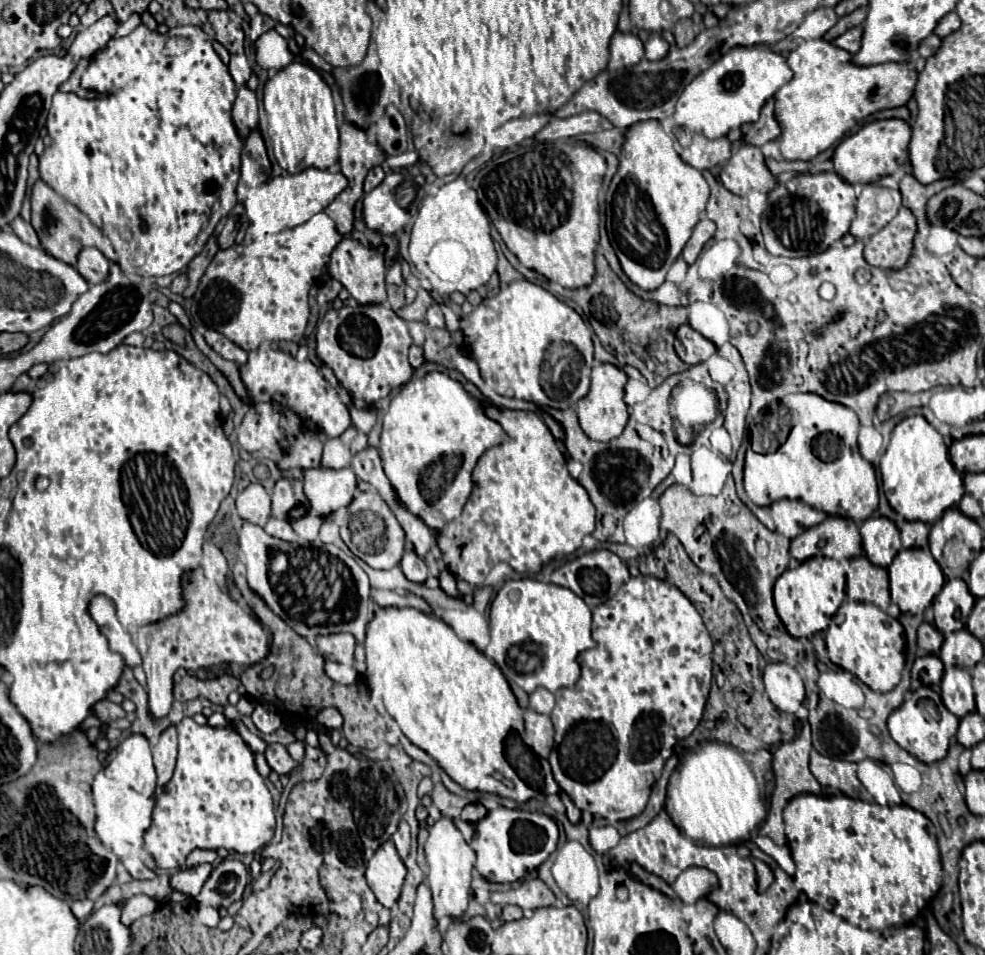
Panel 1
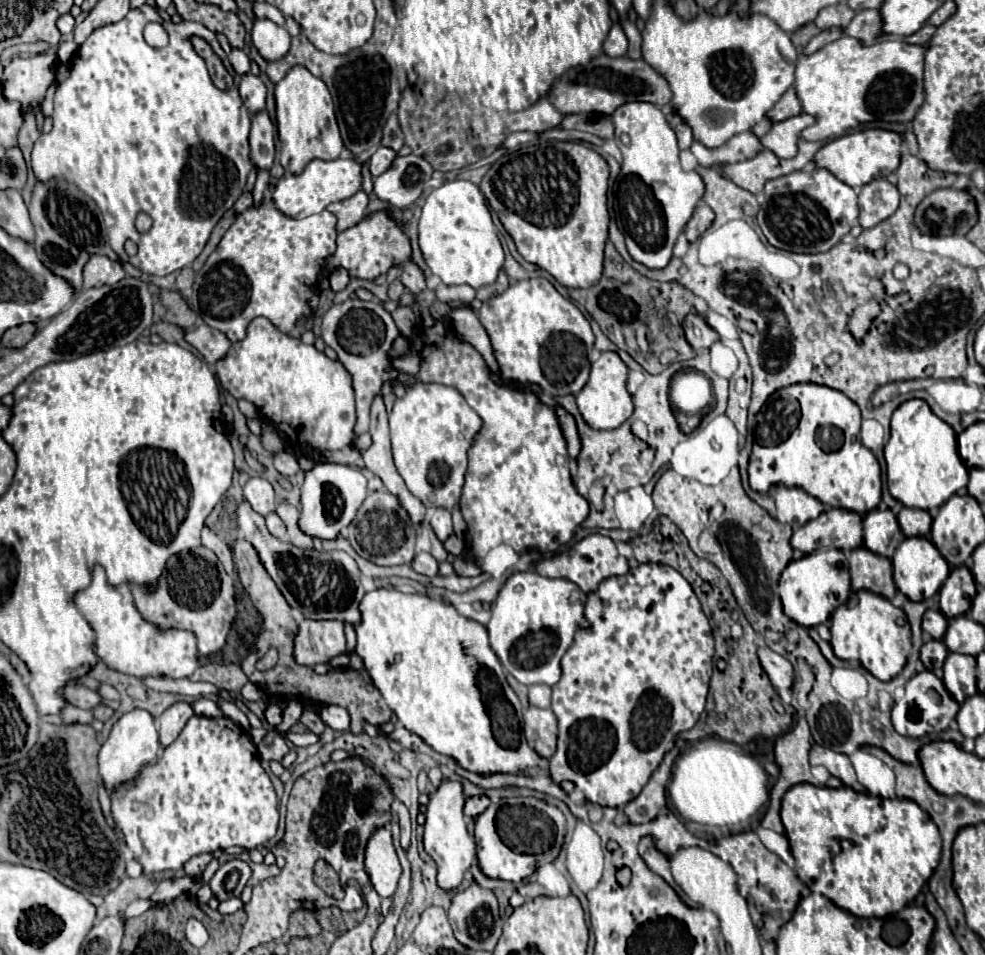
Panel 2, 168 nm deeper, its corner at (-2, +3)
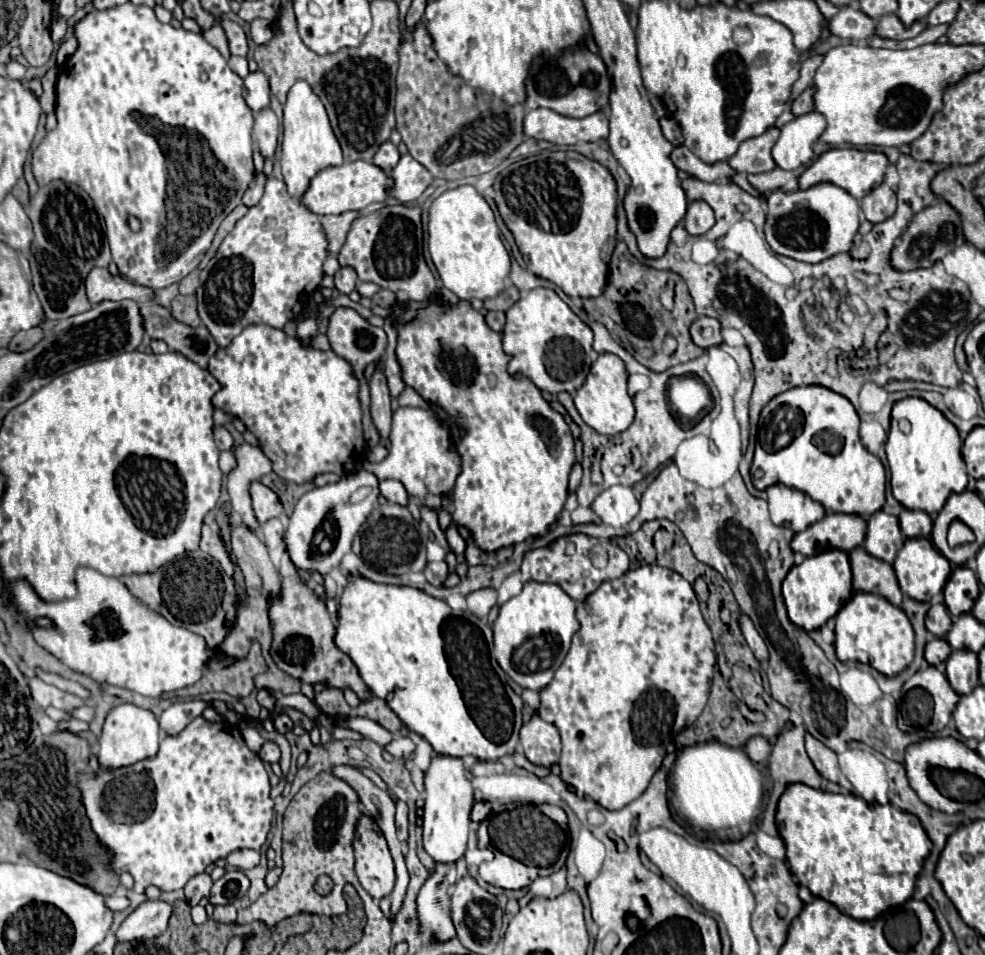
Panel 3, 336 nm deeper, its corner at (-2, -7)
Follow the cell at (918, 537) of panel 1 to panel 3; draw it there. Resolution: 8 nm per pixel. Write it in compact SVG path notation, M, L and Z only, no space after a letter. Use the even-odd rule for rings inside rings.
M903 508L903 512L899 514L899 524L901 524L901 532L907 538L929 538L931 536L931 518L929 514L921 512L921 510L909 510Z

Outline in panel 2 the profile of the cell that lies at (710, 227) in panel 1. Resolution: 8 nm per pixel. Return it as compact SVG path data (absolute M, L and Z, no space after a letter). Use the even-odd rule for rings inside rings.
M701 202L701 204L695 208L695 212L693 212L693 216L691 216L691 220L689 220L687 228L685 228L687 240L689 240L689 242L695 242L695 240L713 224L713 220L715 220L713 210L711 210L707 204Z

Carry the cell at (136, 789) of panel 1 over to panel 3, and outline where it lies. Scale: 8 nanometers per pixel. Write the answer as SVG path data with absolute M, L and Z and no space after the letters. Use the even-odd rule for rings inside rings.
M119 704L115 706L103 724L103 734L99 738L99 764L105 768L119 768L119 766L129 766L139 760L151 758L157 754L161 740L159 732L159 722L151 710L139 708L135 704Z

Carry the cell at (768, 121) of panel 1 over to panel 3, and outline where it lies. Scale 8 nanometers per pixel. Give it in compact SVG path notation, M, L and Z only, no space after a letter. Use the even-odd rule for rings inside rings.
M809 86L793 104L791 104L791 112L795 116L801 116L801 114L807 114L807 112L813 112L813 86Z

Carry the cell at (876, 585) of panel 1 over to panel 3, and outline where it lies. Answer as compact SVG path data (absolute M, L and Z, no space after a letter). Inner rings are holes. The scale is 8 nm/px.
M863 546L849 552L849 560L853 570L853 588L857 592L871 592L887 598L895 606L901 606L903 592L897 584L897 576L891 564L869 556Z

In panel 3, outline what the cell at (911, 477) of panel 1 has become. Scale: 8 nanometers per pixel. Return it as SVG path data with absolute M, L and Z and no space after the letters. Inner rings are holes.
M907 396L899 402L895 402L893 412L891 412L891 430L889 430L889 438L887 438L887 462L889 462L889 470L891 470L893 496L909 510L921 510L927 514L935 514L943 508L949 494L963 492L969 482L969 474L965 472L965 462L961 458L961 438L959 438L957 428L943 416L943 412L933 408L923 398ZM903 418L911 422L909 434L903 434L899 430L899 420L903 420Z

